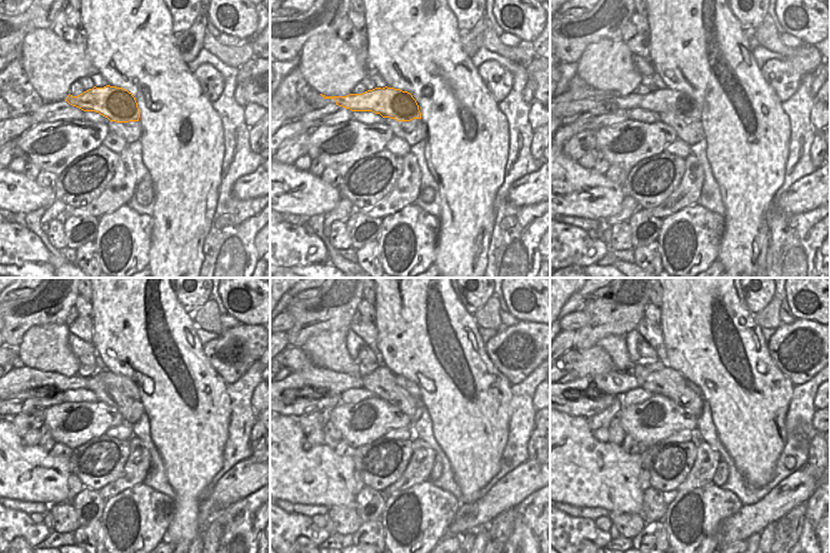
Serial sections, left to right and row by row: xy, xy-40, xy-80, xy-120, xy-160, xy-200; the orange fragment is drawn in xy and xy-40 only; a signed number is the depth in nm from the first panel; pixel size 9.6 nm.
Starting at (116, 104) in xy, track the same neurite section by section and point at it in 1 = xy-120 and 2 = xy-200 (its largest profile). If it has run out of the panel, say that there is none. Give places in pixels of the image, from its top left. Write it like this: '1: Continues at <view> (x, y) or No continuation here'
1: Continues at xy-120 (15, 380)
2: Continues at xy-200 (625, 382).

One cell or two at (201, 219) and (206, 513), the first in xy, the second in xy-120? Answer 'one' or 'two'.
two

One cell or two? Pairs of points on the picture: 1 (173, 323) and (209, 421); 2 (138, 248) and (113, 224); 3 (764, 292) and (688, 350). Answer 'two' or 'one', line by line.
1: one
2: one
3: two

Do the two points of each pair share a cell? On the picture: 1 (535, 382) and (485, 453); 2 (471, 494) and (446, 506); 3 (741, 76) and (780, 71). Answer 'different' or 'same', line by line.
1: different
2: different
3: different

